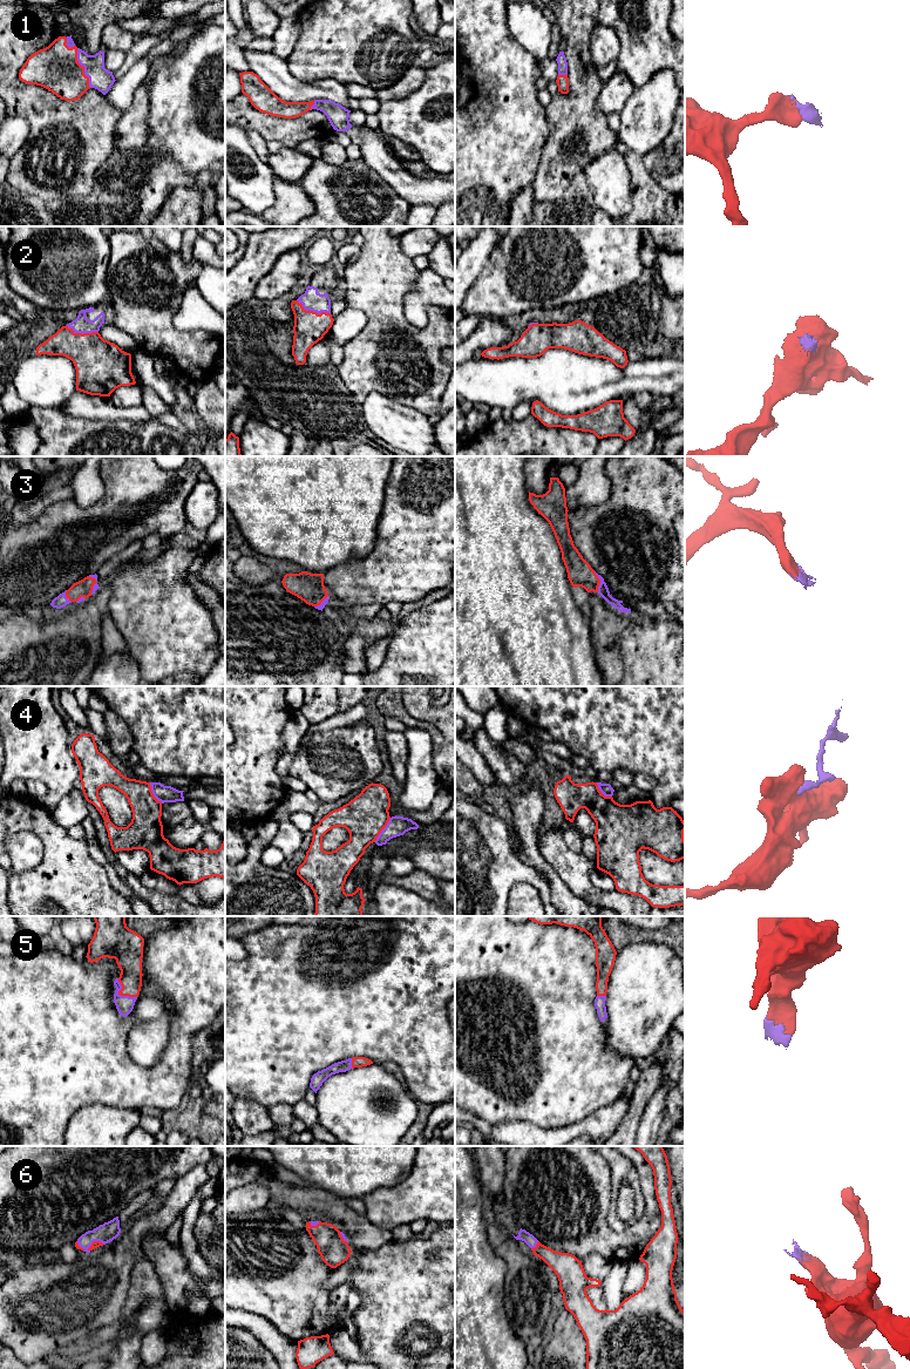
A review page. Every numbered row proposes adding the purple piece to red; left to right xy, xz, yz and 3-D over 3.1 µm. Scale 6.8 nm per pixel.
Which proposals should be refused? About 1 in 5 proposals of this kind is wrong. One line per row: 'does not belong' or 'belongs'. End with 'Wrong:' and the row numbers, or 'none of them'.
1: belongs
2: belongs
3: belongs
4: does not belong
5: belongs
6: belongs
Wrong: 4

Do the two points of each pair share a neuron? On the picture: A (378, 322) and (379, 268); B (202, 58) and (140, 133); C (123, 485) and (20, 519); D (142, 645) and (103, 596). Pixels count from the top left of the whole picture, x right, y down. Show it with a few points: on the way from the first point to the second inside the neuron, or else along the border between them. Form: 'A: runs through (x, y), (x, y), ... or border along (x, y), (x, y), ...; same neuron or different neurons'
A: runs through (379, 309), (379, 280); same neuron
B: border along (149, 99), (145, 143); different neurons
C: border along (68, 497), (52, 502), (35, 519), (20, 526); different neurons
D: border along (106, 585), (110, 591), (108, 614); different neurons

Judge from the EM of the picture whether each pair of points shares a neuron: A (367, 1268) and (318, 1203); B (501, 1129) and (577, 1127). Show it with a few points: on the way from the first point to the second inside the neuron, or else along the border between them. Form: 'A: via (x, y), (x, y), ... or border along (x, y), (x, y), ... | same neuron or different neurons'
A: border along (380, 1246), (378, 1248), (352, 1251) | different neurons
B: via (520, 1133), (558, 1133) | same neuron

